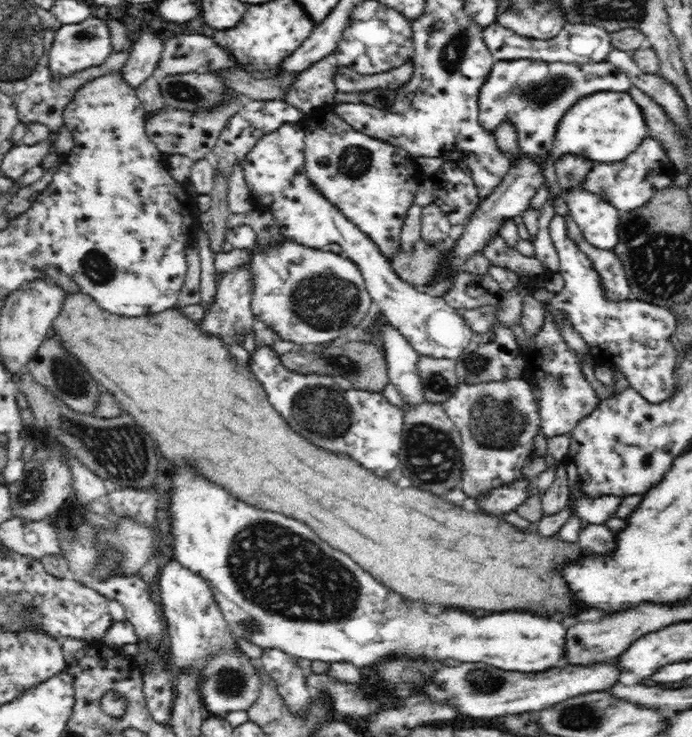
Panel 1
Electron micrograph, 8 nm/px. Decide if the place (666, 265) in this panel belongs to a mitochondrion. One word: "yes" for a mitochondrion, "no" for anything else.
yes

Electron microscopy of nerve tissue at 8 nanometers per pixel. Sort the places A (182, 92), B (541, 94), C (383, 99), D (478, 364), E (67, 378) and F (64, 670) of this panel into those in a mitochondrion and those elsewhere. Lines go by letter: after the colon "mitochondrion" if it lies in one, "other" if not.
A: mitochondrion
B: mitochondrion
C: other
D: mitochondrion
E: mitochondrion
F: other

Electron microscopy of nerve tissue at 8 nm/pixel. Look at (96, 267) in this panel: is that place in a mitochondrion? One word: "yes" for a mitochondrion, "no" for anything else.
yes

